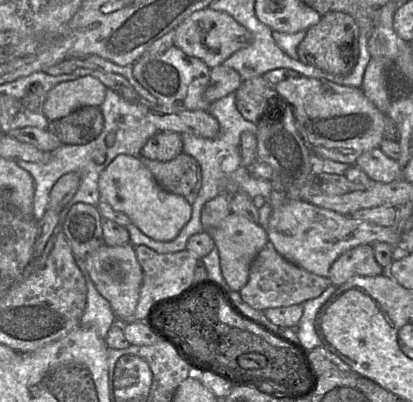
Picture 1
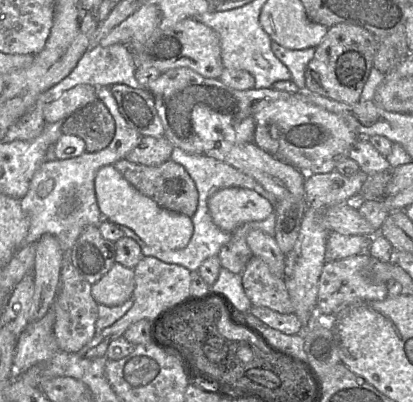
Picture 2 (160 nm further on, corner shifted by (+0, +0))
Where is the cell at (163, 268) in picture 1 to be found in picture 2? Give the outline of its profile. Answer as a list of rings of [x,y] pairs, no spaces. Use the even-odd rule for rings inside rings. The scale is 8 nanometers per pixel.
[[[145,256],[135,266],[135,288],[133,291],[133,305],[126,314],[113,325],[105,328],[85,345],[78,354],[88,359],[106,356],[109,344],[124,335],[132,324],[140,320],[154,321],[170,305],[182,302],[191,297],[192,272],[187,268],[165,263],[155,257]]]

